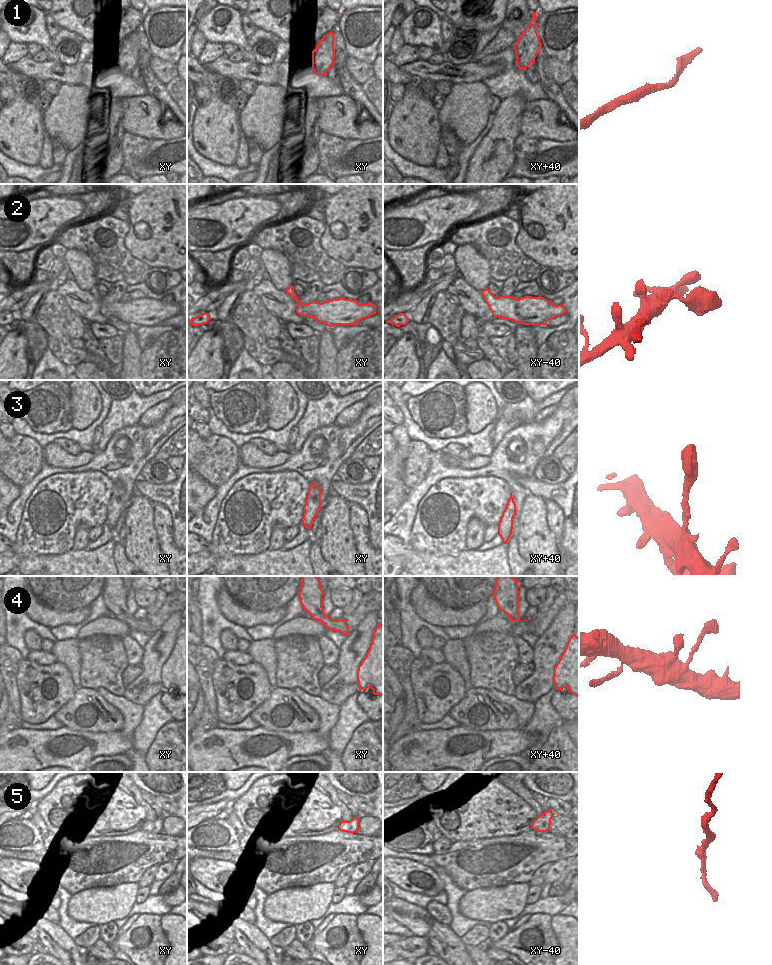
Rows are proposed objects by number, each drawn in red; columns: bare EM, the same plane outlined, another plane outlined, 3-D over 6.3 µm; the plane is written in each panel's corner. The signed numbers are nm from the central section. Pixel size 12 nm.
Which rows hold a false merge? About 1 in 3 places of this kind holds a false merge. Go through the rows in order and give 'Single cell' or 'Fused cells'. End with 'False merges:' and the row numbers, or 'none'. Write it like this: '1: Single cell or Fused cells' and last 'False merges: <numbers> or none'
1: Single cell
2: Single cell
3: Single cell
4: Single cell
5: Fused cells
False merges: 5

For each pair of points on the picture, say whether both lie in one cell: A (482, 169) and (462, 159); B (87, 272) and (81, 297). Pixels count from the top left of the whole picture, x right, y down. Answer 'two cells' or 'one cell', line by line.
A: two cells
B: two cells

